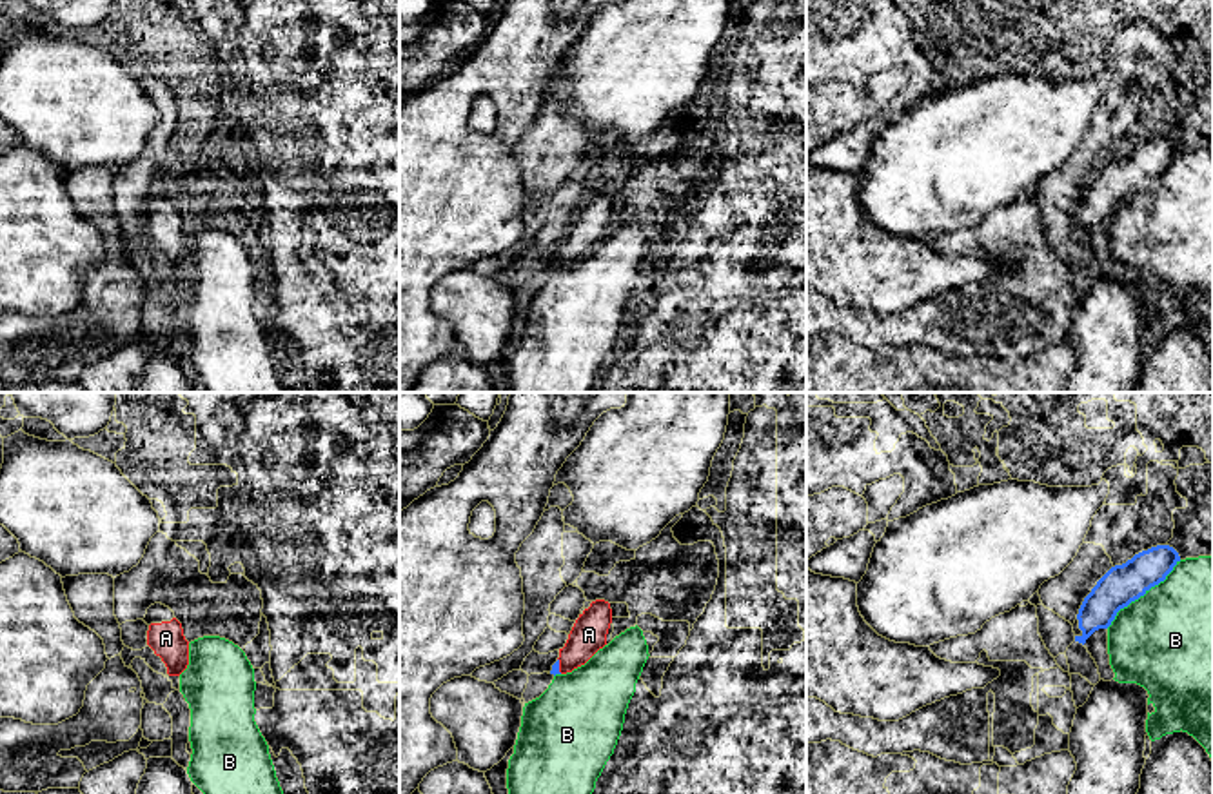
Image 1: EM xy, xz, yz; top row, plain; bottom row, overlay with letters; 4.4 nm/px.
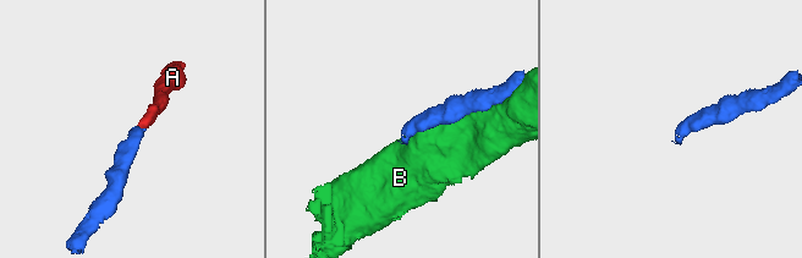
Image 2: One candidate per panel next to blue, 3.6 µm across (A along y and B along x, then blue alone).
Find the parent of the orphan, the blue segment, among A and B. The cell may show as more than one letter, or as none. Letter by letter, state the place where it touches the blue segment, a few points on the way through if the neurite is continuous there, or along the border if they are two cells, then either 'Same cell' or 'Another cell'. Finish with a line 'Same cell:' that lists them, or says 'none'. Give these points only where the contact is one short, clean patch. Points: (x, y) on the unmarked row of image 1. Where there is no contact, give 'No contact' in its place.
A: Touches blue at xz (558, 258). Path across: xz (554, 264), (558, 258), (589, 228). Same cell
B: Touches blue at yz (1143, 188). Another cell
Same cell: A

